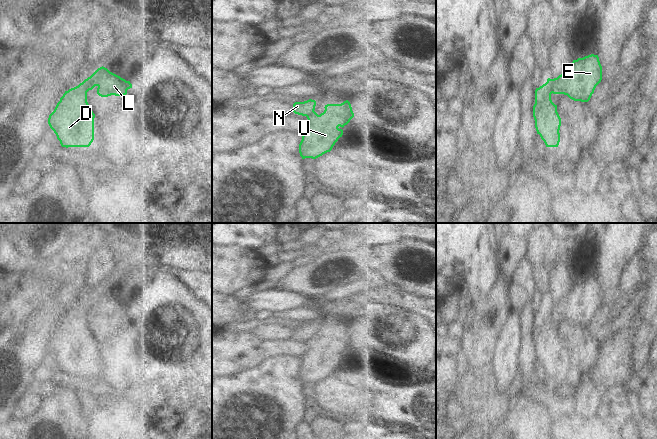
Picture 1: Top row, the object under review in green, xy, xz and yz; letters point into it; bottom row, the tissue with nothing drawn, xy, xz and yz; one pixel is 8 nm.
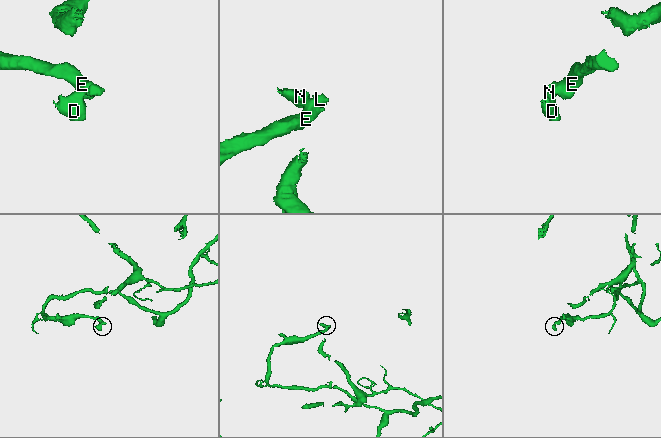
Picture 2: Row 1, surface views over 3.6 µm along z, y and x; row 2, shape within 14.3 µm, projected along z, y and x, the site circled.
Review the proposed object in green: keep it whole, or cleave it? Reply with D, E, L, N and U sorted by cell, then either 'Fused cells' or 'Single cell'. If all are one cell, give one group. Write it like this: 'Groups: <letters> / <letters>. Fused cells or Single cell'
Groups: D N / E L U. Fused cells

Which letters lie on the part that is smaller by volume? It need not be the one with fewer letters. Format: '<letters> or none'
D, N

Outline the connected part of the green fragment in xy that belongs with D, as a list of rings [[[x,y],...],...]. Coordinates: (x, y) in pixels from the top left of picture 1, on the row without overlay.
[[[83,306],[65,315],[54,335],[49,339],[48,348],[62,371],[89,371],[94,364],[95,338],[87,326],[87,316]]]

